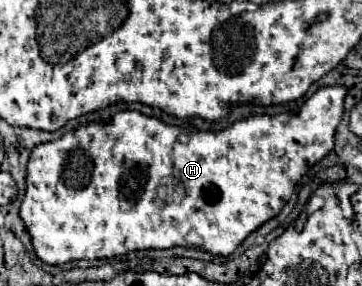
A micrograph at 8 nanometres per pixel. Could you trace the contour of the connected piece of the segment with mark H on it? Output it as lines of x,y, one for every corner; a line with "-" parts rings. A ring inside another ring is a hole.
340,85
336,87
322,87
318,89
297,113
287,112
276,115
276,117
268,117
268,115
252,115
246,121
238,121
232,127
228,127
226,131
220,133
208,133
194,129
193,127
180,127
166,125
160,119
154,117
146,117
138,111
120,111
114,115
114,119
108,125
86,125
86,127
78,127
70,133
66,133
64,137
60,137
58,141
52,143
40,143
32,149
28,167
26,167
26,197
20,205
20,217
24,221
24,225
28,227
28,233
32,235
32,245
36,249
38,259
42,259
44,263
50,265
62,265
68,261
76,261
76,259
110,259
116,255
124,255
128,251
140,251
140,249
170,249
176,245
188,245
188,247
202,247
204,251
210,251
214,255
230,255
236,251
236,247
252,233
256,231
262,223
266,223
268,219
276,217
280,213
280,209
284,207
284,203
290,199
296,183
300,181
300,177
308,171
310,165
314,165
316,161
320,161
322,157
326,157
332,147
334,147
334,133
336,127
340,123
342,111
344,111
344,97
346,97
346,89
340,89
-
181,128
189,128
191,134
188,137
180,135
-
188,235
196,235
196,241
190,241

